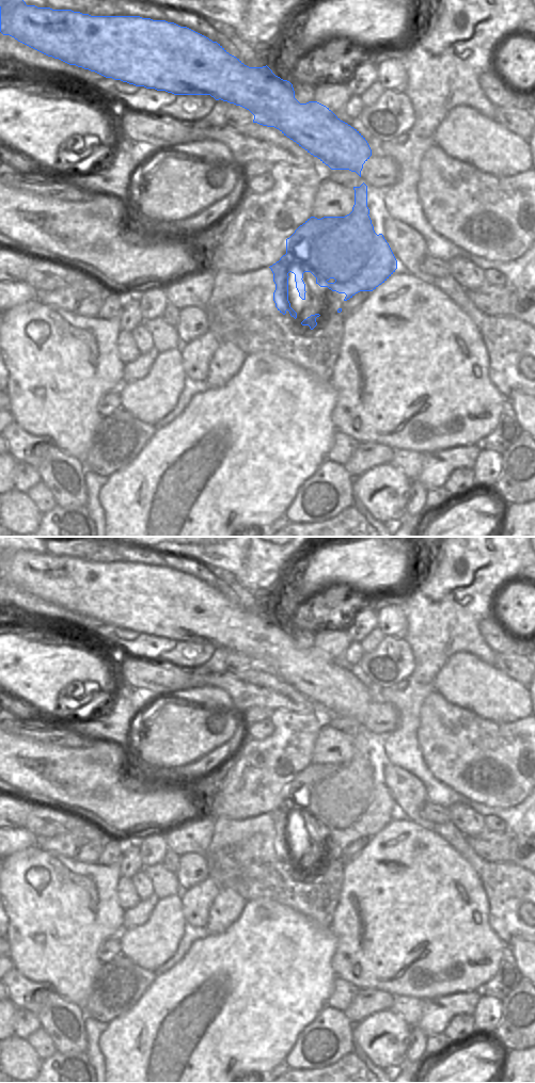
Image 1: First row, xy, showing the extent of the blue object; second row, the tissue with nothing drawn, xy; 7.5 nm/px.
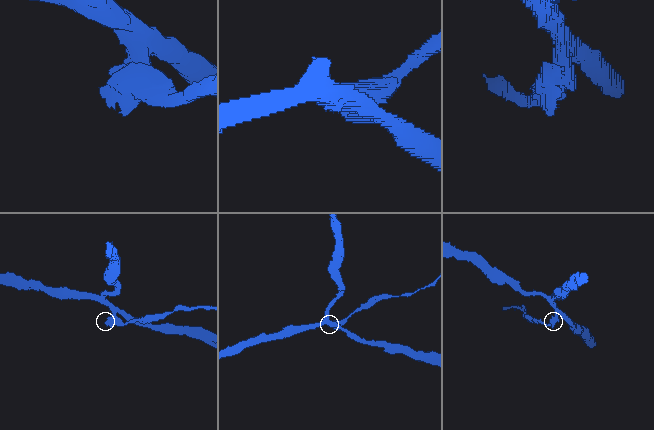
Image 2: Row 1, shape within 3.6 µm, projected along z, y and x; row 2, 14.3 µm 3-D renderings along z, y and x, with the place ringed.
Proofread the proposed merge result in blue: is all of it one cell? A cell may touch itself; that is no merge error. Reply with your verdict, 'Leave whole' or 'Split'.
Split

